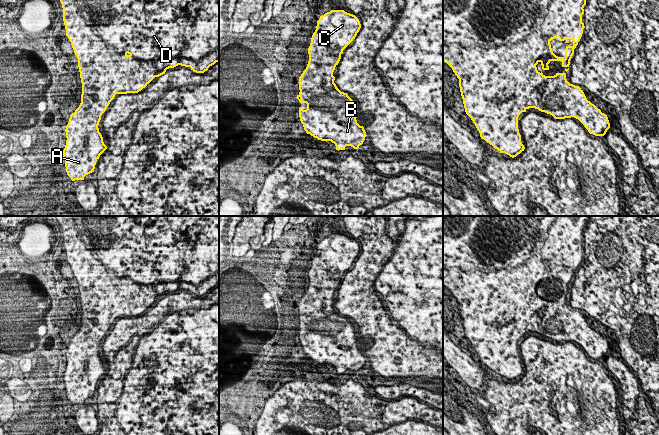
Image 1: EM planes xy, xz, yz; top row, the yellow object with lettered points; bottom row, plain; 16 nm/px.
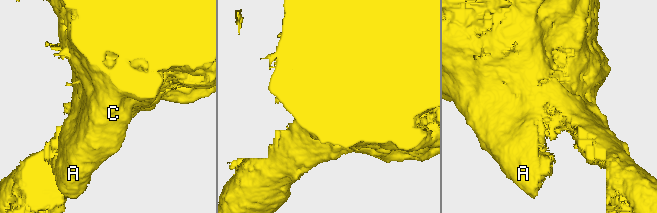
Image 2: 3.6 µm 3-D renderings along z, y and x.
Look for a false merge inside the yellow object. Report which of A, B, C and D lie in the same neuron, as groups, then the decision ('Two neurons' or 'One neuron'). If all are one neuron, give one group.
Groups: A B C D. One neuron

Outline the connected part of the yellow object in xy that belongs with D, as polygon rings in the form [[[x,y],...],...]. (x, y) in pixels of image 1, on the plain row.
[[[56,216],[63,232],[63,245],[66,260],[71,266],[78,283],[78,291],[82,307],[81,327],[70,339],[66,350],[66,369],[63,374],[67,399],[72,405],[84,404],[84,401],[94,396],[100,379],[107,373],[99,356],[99,346],[116,318],[138,317],[155,301],[165,298],[169,292],[178,289],[190,291],[196,297],[204,297],[208,292],[219,286],[219,216]]]

